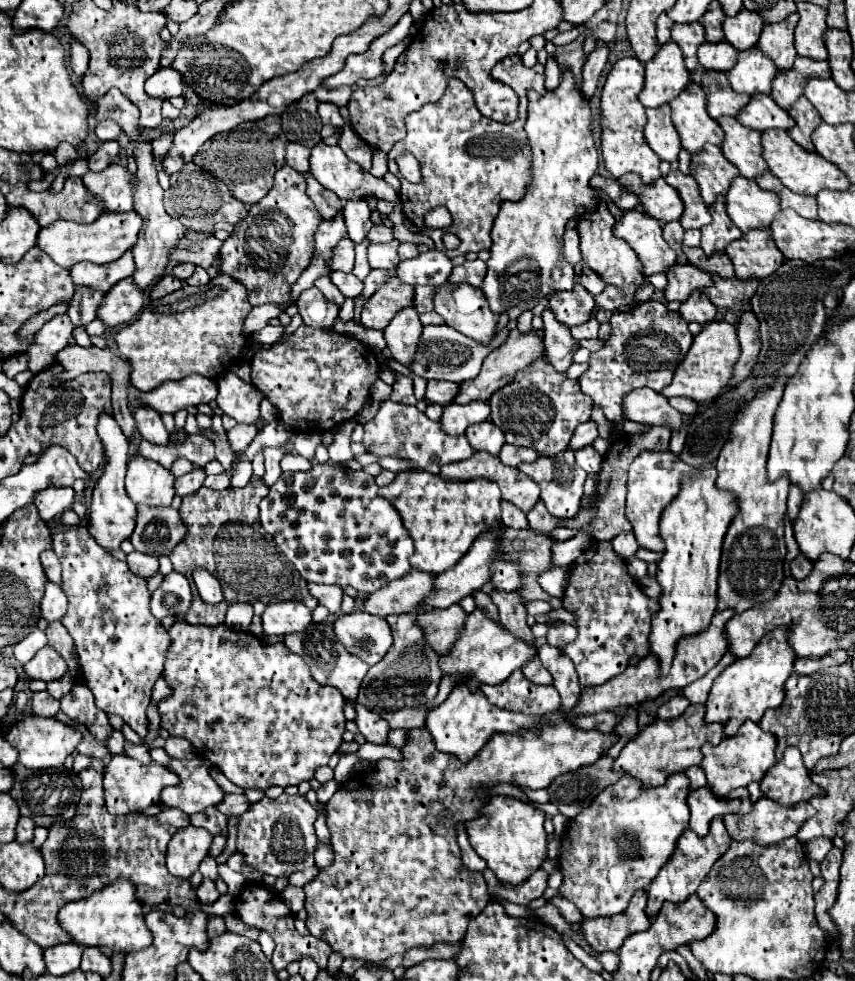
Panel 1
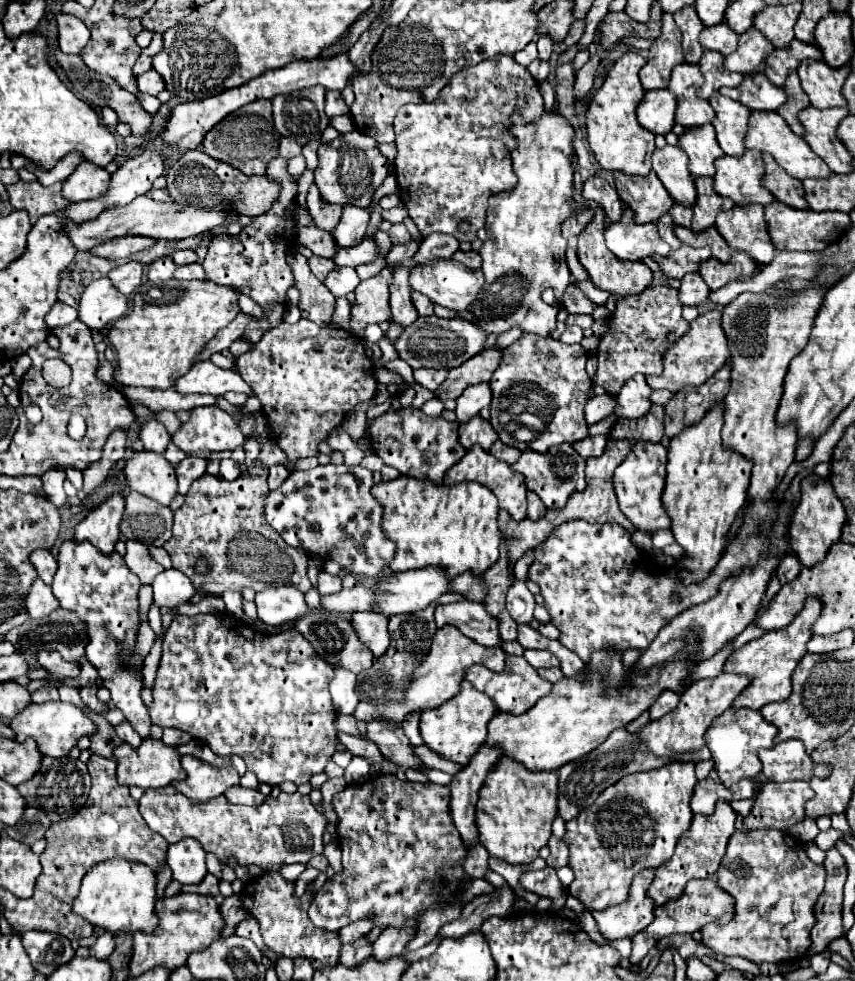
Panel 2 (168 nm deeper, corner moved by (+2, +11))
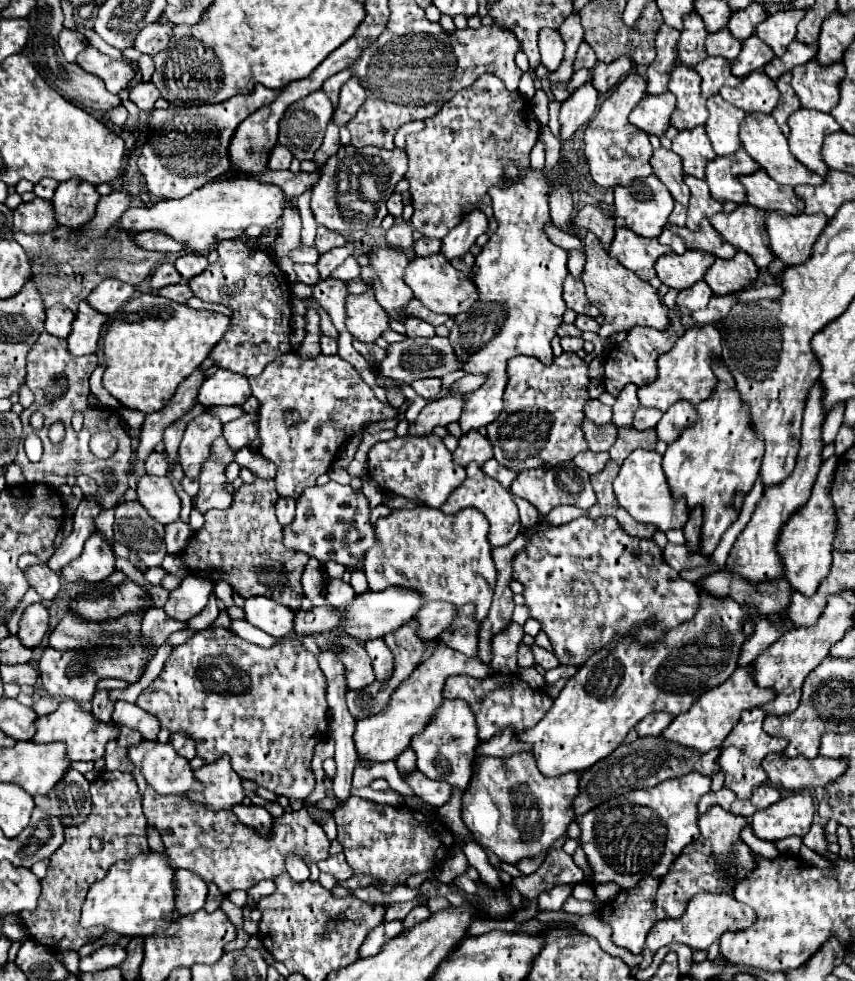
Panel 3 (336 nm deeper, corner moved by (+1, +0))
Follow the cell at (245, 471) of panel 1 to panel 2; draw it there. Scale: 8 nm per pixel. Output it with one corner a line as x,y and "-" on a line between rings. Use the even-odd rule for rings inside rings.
208,405
192,409
190,421
172,435
172,443
186,455
198,457
208,451
234,451
244,445
244,435
230,413

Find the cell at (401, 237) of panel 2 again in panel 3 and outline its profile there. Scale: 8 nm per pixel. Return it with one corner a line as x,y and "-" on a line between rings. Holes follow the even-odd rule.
399,222
391,230
387,230
387,244
393,248
407,250
413,244
413,230
409,224

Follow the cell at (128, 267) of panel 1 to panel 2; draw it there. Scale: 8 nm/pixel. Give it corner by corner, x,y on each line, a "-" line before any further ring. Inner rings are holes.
120,237
120,239
112,239
108,243
102,243
94,249
90,249
92,255
98,255
98,257
104,257
104,259
110,259
110,261
120,261
120,259
128,259
132,253
138,253
142,249
148,249
156,243
156,239
152,237

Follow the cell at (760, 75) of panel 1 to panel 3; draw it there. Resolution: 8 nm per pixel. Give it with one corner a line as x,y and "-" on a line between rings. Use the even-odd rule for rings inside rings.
751,36
743,42
741,54
731,62
731,72
743,78
753,70
763,70
773,56
775,56
773,50
763,40
759,40
757,36

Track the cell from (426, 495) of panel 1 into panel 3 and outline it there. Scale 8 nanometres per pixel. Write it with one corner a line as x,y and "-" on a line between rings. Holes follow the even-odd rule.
415,508
415,510
393,510
391,516
379,518
375,524
375,546
367,550
363,558
363,572
367,572
369,590
385,590
389,586
399,586
413,590
423,596
423,600
443,600
451,604
475,604
475,618
479,624
487,618
495,588
495,564
491,558
491,544
487,542
489,522
483,512
475,508
465,508
457,514
443,514
437,508

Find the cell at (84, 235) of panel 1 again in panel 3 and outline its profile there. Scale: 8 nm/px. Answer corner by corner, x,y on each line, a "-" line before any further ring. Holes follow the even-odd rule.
239,174
235,178
209,182
207,186
193,190
189,196
179,200
161,200
153,208
129,208
121,216
121,228
131,232
161,230
183,242
189,250
205,252
211,250
219,240
243,236
251,224
273,228
291,202
293,200
287,200
279,186
253,180
247,174

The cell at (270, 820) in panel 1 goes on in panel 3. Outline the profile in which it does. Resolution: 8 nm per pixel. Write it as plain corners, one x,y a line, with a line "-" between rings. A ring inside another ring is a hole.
147,786
145,794
143,794
143,812
147,816
149,826
153,826
161,832
163,844
167,848
167,854
171,856
173,866
185,868
185,870
197,874
199,878
203,878
205,882
215,882
223,894
229,894
231,890
249,890
251,886
255,886
257,882
261,882
265,878
275,880
281,872
285,872
285,856
291,852
299,854
307,864
313,860
319,862
319,860
329,858
329,838
325,836
323,828
311,820
309,812
305,808
297,810
297,812
285,812
281,818
277,818
273,824
271,838
263,838
249,826
243,826
231,810
207,810
205,806
199,806
197,802
189,800
187,796
155,794
155,790
151,790
151,786

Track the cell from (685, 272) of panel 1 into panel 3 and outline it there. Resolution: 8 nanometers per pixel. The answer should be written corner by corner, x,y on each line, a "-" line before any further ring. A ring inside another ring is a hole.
687,249
681,256
675,252
665,254
665,258
659,258
659,262
655,262
655,270
665,286
685,290
699,282
713,262
715,262
713,254

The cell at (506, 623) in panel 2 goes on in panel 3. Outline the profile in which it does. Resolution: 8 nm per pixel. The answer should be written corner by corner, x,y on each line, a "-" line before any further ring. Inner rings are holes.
521,644
521,646
519,646
519,666
523,666
523,668
535,666
533,652
531,652
531,648
529,648
527,644

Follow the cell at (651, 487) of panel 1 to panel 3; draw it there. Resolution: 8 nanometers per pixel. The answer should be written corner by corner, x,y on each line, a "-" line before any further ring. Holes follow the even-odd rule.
635,450
621,466
615,482
615,496
619,504
637,520
645,524
655,524
659,530
667,532
671,528
681,528
689,520
687,502
683,498
673,498
667,486
665,472
661,468
661,454
651,450

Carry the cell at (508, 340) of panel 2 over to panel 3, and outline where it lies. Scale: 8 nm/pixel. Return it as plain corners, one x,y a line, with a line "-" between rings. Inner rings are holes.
466,374
463,378
451,385
452,393
467,394
477,390
487,381
487,377
483,375

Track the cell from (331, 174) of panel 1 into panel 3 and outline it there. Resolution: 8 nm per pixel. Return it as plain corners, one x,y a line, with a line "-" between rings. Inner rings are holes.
343,146
335,156
327,160
327,164
321,170
321,178
313,188
311,196
311,212
317,220
317,224
341,232
345,238
359,238
365,234
367,228
381,226
381,220
387,216
387,198
393,194
397,182
405,176
407,172
407,154
403,148
377,148
377,146
367,146
367,148
355,148
355,146

